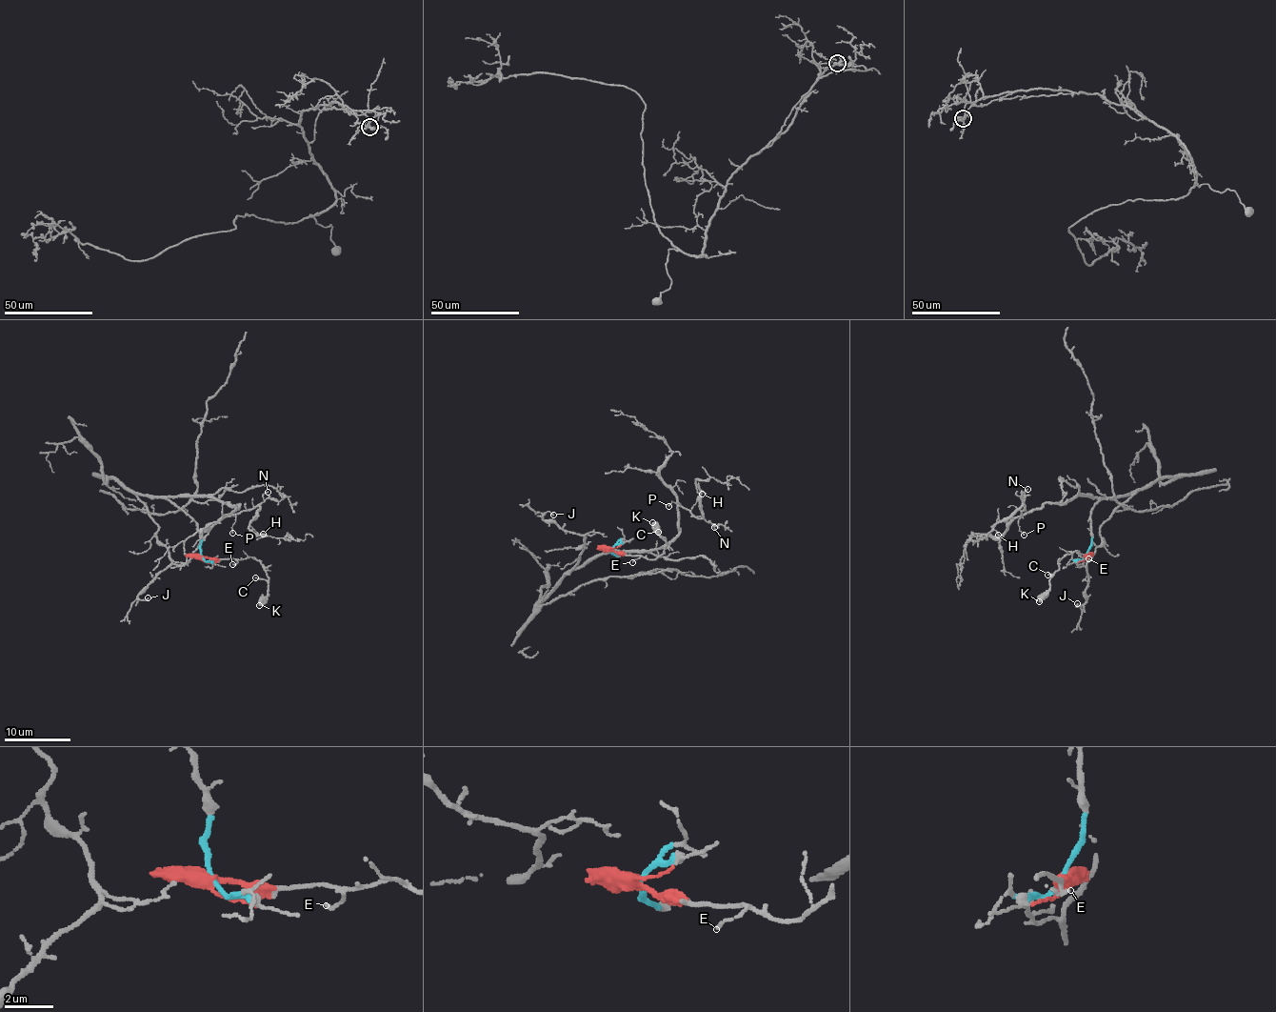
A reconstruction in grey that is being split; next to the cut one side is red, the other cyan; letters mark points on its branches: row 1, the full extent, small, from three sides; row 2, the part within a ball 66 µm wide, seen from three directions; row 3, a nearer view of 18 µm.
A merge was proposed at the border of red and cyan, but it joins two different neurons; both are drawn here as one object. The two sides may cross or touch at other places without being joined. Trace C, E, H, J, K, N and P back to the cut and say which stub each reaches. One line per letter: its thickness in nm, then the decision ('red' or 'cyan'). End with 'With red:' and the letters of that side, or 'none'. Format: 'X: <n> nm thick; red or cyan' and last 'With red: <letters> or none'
C: 100 nm thick; red
E: 100 nm thick; red
H: 90 nm thick; cyan
J: 110 nm thick; cyan
K: 550 nm thick; red
N: 90 nm thick; cyan
P: 120 nm thick; cyan
With red: C, E, K

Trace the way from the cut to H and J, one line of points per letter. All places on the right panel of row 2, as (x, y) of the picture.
H: (1086, 555), (1097, 500), (1078, 495), (1022, 516), (1022, 505), (993, 527), (998, 536)
J: (1086, 555), (1093, 508), (1100, 499), (1127, 497), (1100, 528), (1102, 541), (1087, 564), (1085, 601), (1077, 603)

